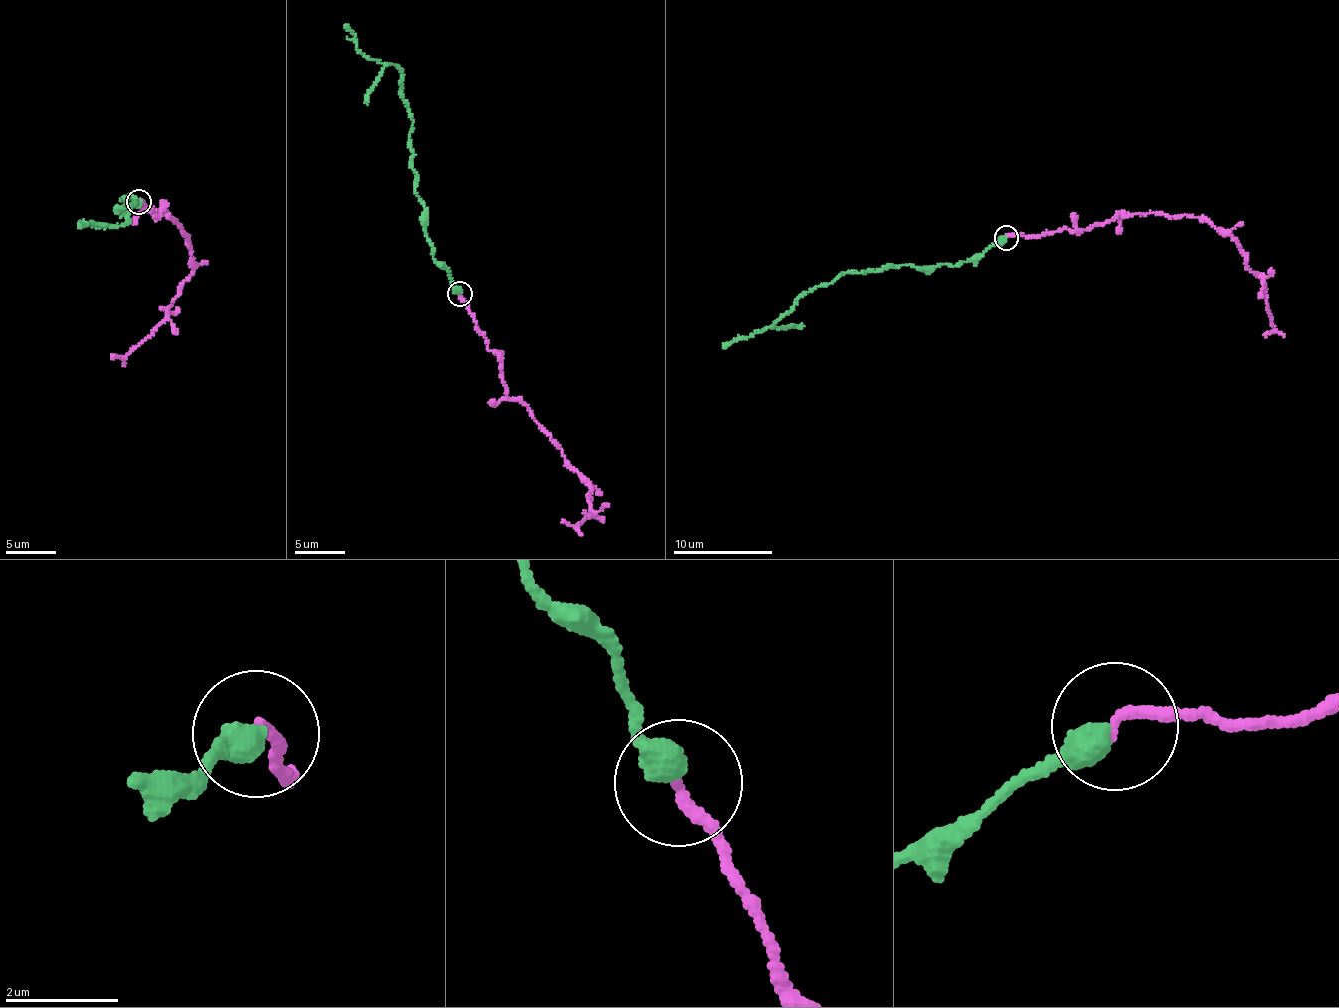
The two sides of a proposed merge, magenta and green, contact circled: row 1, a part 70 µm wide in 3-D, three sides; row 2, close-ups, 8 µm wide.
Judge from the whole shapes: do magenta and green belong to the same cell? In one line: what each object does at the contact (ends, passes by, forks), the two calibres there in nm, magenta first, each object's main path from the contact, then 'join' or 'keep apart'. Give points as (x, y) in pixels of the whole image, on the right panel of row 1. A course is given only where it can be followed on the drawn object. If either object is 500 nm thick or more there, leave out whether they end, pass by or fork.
200 nm thick on the magenta side, 500 nm on the other; magenta runs (1006, 236), (1089, 230), (1125, 212), (1202, 218), (1236, 243), (1264, 285), (1273, 329), (1263, 335); green runs (1006, 236), (982, 254), (953, 266), (882, 266), (873, 271), (839, 274), (819, 285), (776, 320), (723, 348); join

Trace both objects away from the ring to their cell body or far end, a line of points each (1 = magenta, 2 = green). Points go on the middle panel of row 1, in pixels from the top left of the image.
1: (460, 293), (498, 356), (508, 397), (520, 400), (591, 489), (594, 513), (575, 526), (562, 519)
2: (460, 293), (447, 271), (438, 265), (430, 245), (412, 167), (410, 109), (397, 65), (363, 56), (346, 24)

